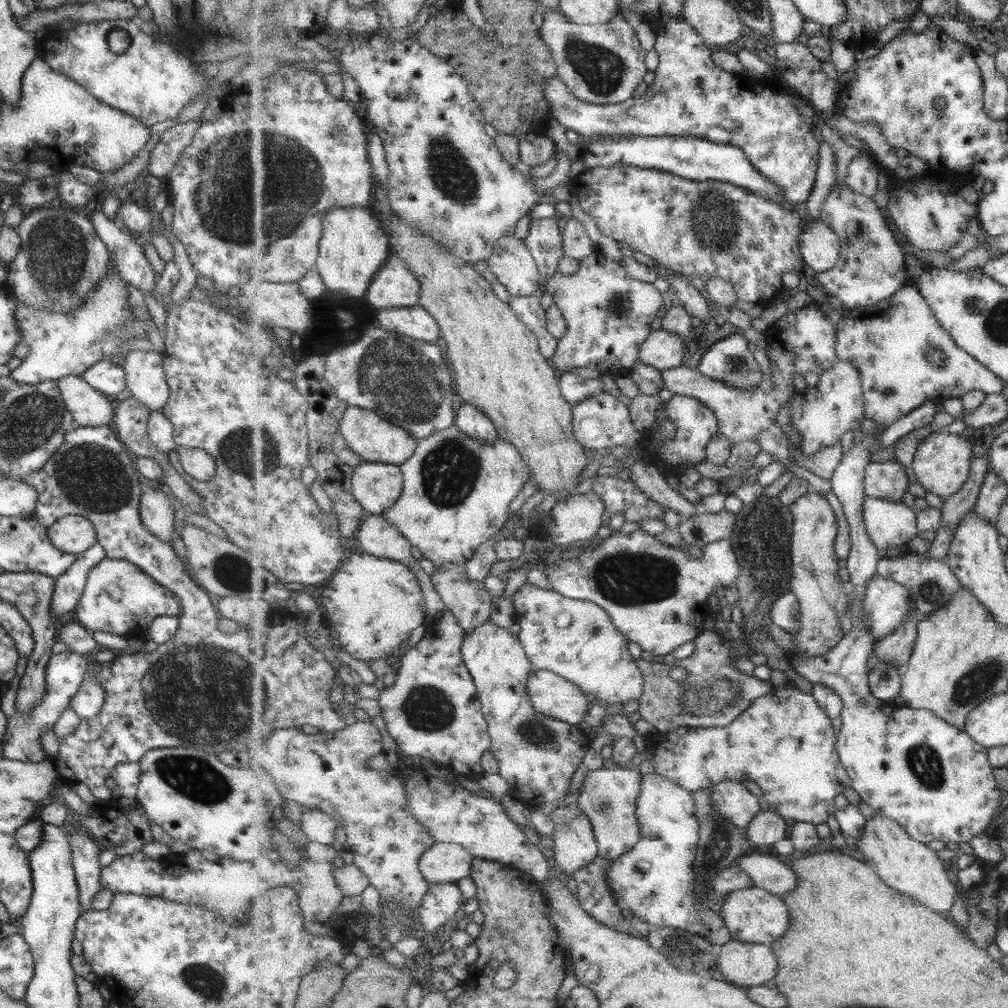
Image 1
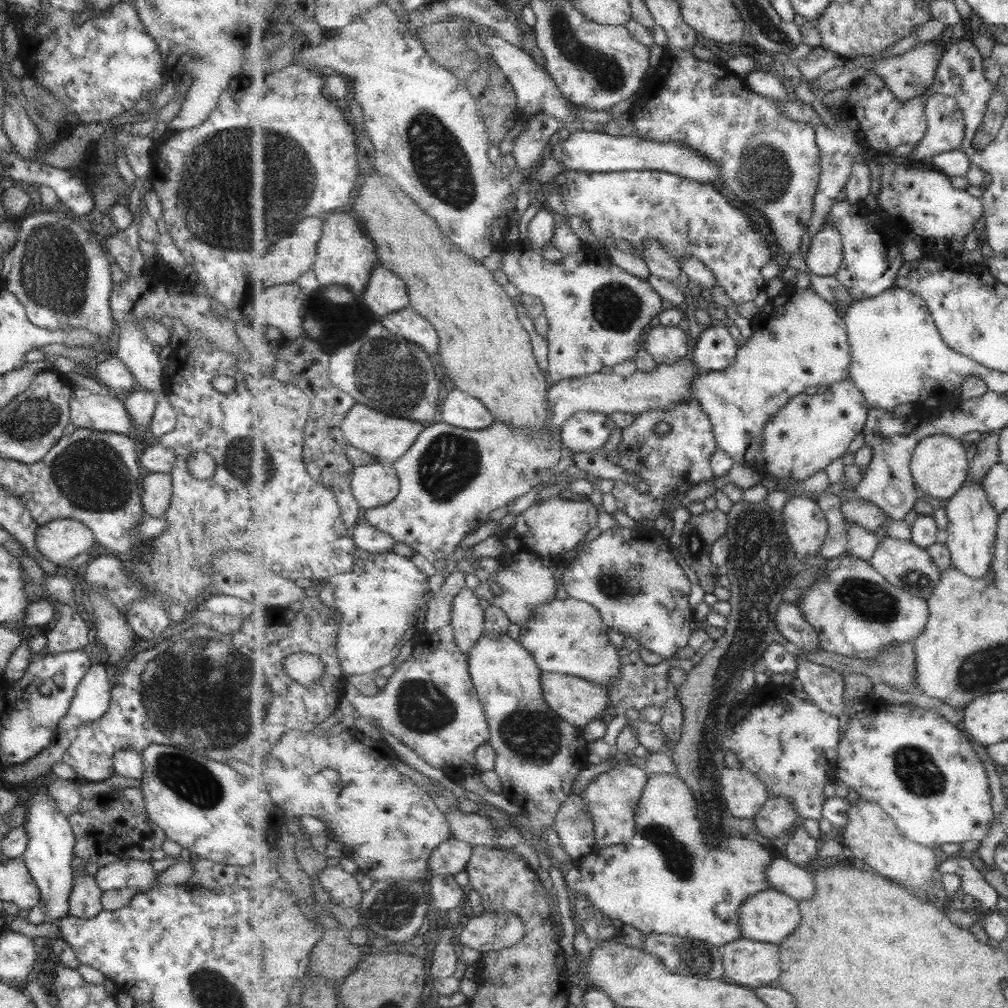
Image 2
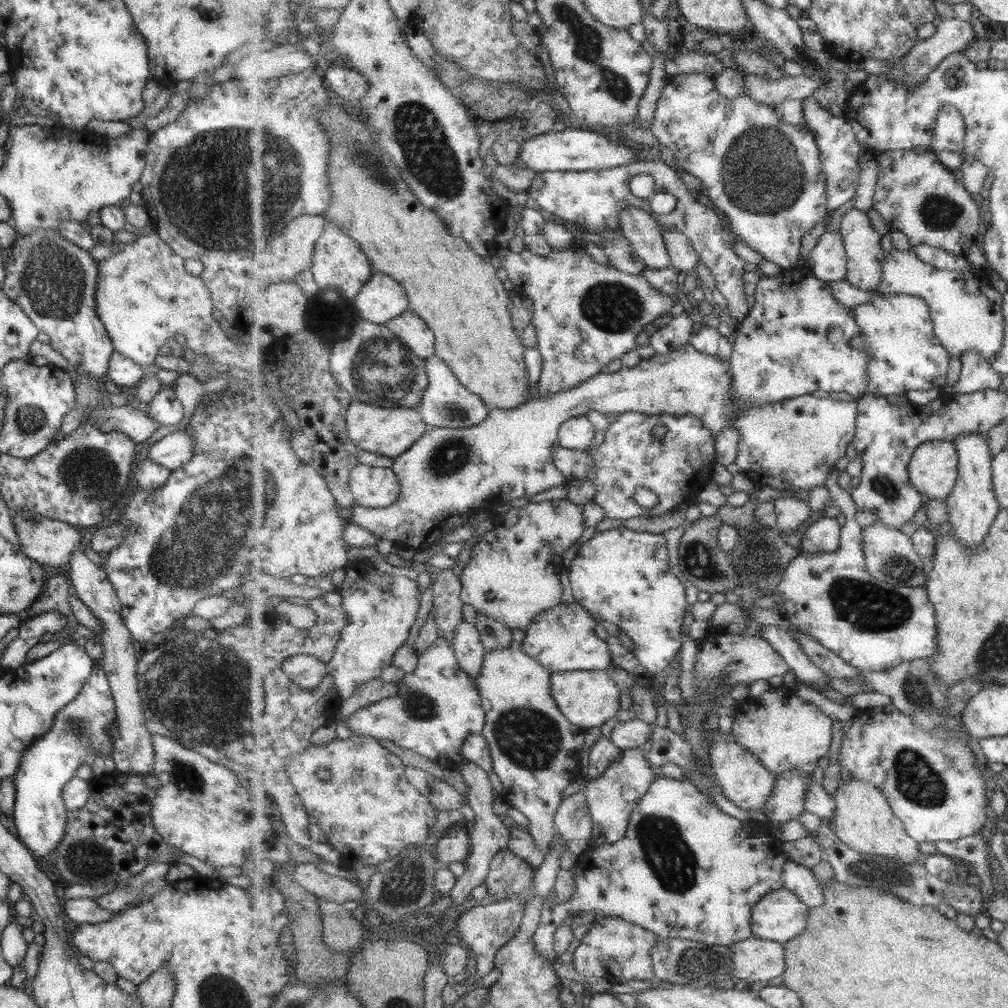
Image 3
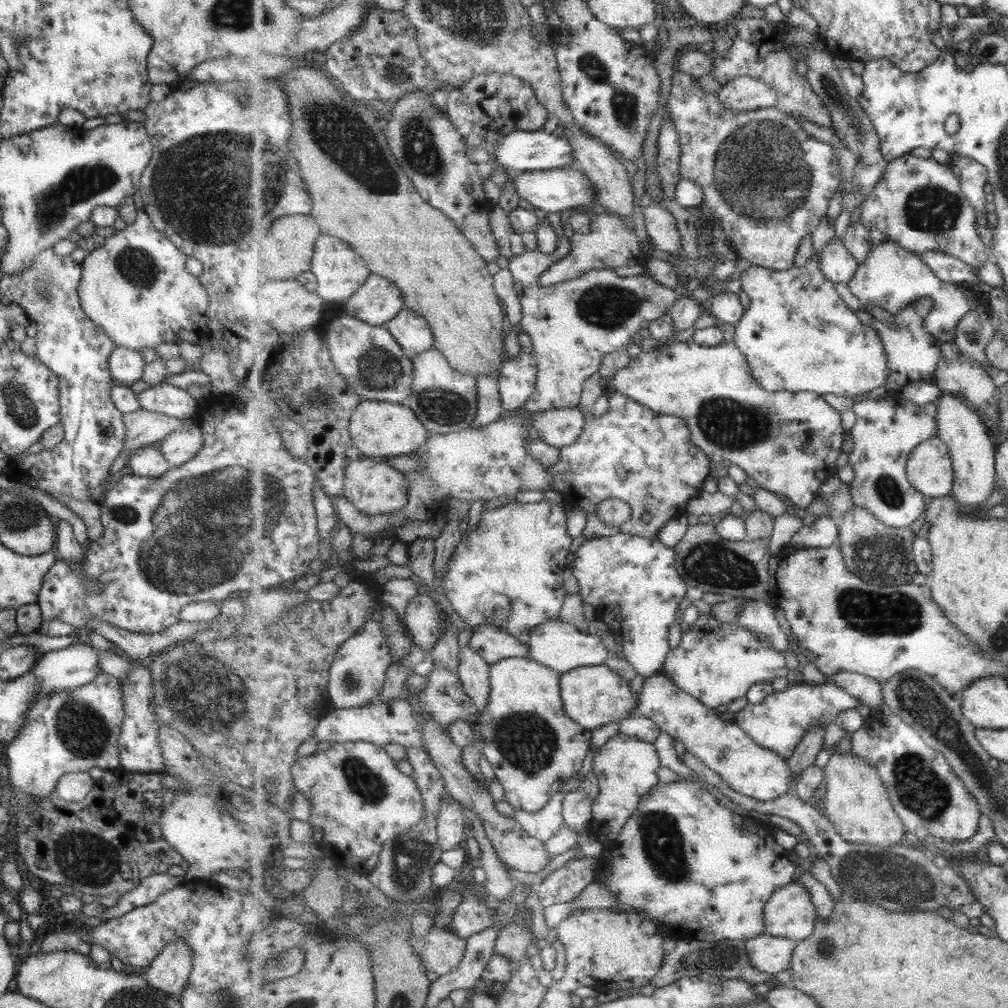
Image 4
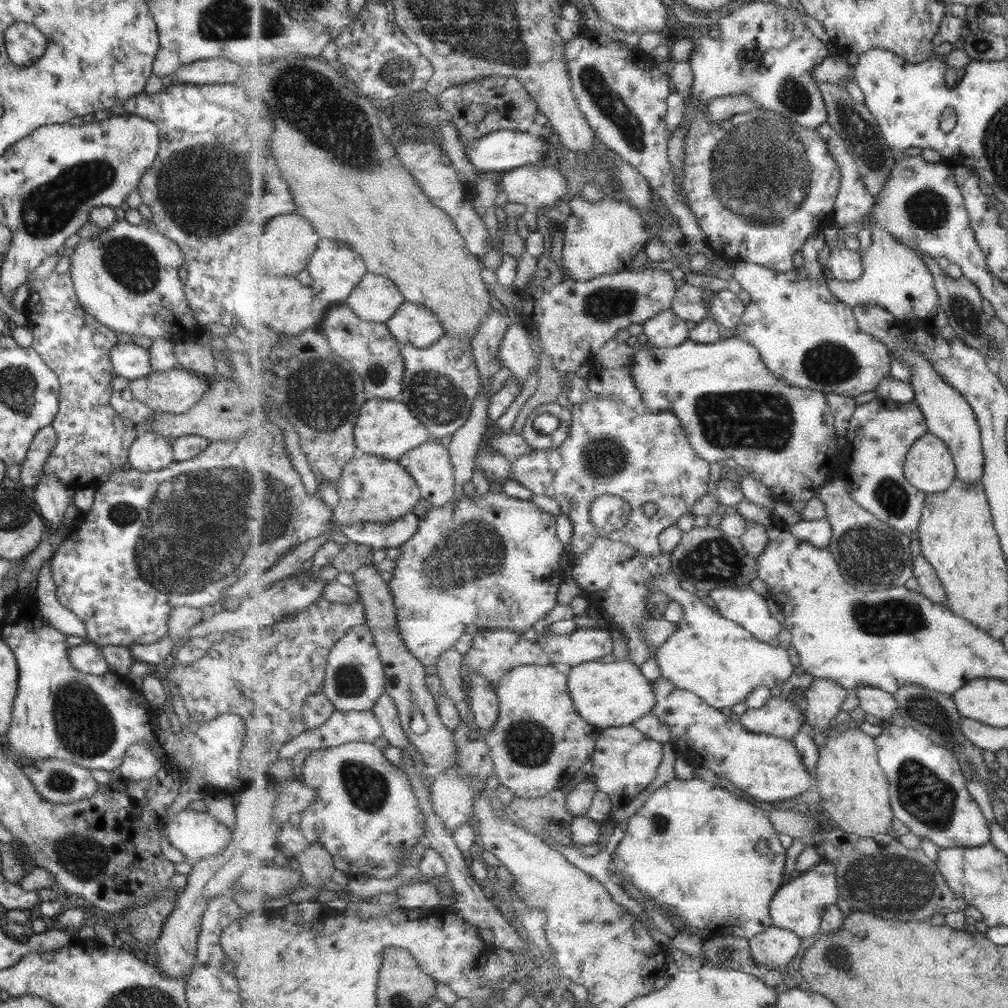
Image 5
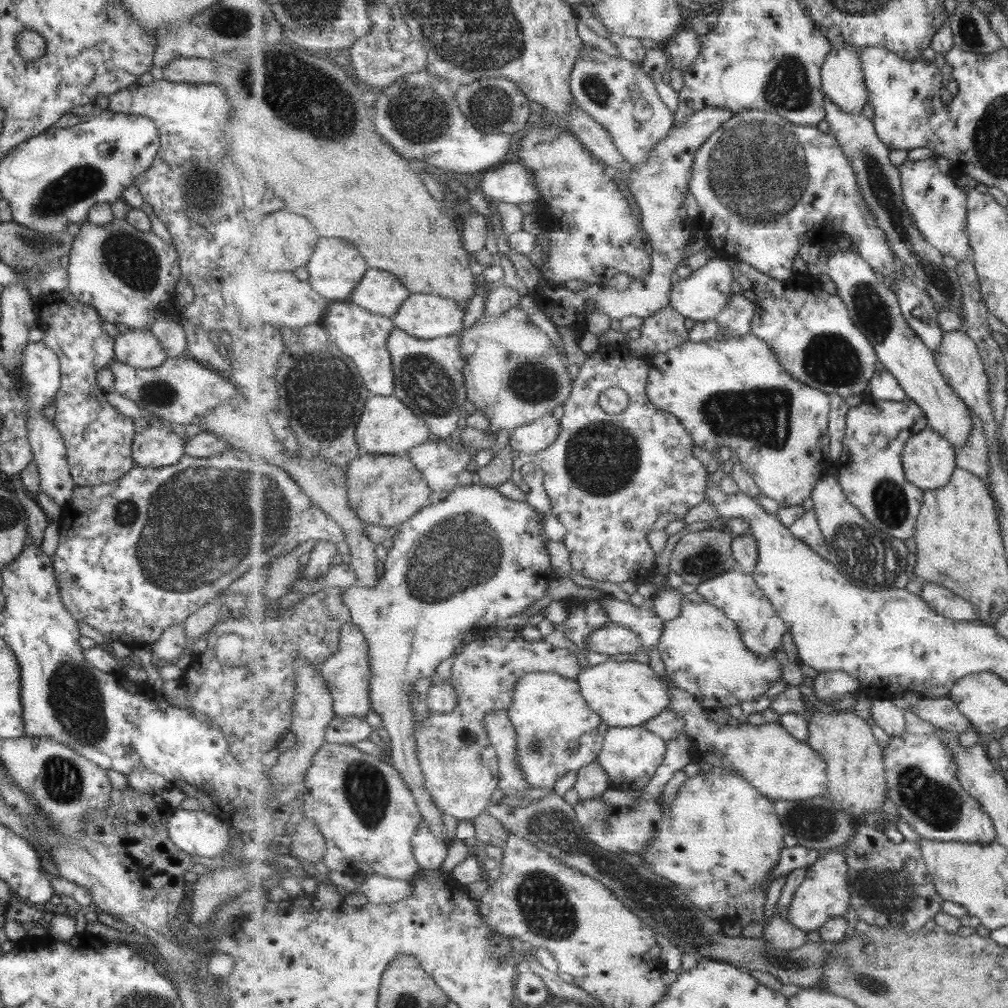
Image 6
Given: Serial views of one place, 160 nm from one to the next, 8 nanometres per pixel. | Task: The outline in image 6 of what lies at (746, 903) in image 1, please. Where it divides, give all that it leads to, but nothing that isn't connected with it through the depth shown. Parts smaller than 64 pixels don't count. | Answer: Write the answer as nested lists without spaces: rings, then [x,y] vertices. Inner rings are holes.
[[[843,848],[828,851],[808,869],[805,880],[796,890],[788,920],[803,932],[819,931],[827,921],[845,916],[852,907],[849,866],[843,855]]]

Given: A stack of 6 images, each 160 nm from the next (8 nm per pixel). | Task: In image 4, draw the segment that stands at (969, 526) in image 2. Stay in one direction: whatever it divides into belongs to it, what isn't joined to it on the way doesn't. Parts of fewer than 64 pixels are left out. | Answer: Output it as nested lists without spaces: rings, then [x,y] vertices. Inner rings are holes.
[[[948,391],[936,401],[938,406],[938,436],[947,443],[954,464],[954,490],[952,495],[961,504],[977,505],[989,500],[995,486],[999,486],[996,470],[996,445],[986,423],[967,401],[961,401]]]

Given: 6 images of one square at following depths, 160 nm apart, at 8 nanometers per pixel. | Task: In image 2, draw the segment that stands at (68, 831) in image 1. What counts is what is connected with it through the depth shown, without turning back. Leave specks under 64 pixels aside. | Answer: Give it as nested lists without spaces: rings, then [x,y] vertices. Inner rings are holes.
[[[76,867],[68,896],[68,916],[90,919],[102,909],[100,890],[92,877],[86,876],[81,867]]]

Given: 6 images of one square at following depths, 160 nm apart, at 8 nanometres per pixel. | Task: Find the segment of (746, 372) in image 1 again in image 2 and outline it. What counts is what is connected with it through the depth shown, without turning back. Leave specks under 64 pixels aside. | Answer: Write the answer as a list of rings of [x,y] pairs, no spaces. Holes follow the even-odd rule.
[[[722,323],[710,324],[698,338],[693,362],[704,374],[726,369],[737,362],[740,345]]]

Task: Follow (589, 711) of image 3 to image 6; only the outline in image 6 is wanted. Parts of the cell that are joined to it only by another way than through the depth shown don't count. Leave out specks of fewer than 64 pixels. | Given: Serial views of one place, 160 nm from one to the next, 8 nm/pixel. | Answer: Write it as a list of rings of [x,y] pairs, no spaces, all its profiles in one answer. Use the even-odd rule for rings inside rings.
[[[609,659],[597,666],[582,670],[577,682],[590,707],[597,711],[610,727],[645,725],[670,708],[670,688],[649,663],[641,661],[616,662]]]

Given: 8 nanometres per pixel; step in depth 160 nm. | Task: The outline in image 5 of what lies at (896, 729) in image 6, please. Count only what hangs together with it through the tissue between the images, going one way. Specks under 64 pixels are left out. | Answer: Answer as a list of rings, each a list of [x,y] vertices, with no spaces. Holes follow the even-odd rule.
[[[860,684],[854,690],[859,700],[859,707],[867,714],[889,723],[891,716],[898,712],[898,702],[894,695],[879,688]]]

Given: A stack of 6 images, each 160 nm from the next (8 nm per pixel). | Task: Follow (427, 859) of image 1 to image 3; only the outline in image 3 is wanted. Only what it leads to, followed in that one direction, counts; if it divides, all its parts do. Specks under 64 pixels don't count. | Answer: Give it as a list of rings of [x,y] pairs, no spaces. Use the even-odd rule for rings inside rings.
[[[450,828],[449,833],[438,840],[435,848],[439,860],[451,866],[455,862],[465,862],[472,849],[472,841],[469,832],[463,828]]]

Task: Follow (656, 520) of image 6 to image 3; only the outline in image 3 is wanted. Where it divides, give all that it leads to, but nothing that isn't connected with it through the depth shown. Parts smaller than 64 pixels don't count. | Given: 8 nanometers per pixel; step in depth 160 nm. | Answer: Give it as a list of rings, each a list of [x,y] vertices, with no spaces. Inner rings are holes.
[[[635,411],[624,412],[618,414],[616,421],[609,424],[603,442],[598,446],[587,448],[589,455],[595,459],[597,469],[589,471],[588,479],[597,487],[597,494],[594,502],[604,509],[604,516],[607,518],[615,518],[617,520],[629,520],[629,518],[637,518],[643,516],[661,516],[667,512],[675,510],[675,484],[683,482],[685,492],[693,492],[691,488],[707,484],[712,480],[712,468],[716,464],[715,458],[717,438],[714,437],[712,430],[706,427],[706,424],[698,417],[693,415],[645,415]],[[655,424],[664,425],[668,431],[661,439],[652,437],[651,428],[655,428]],[[639,488],[647,488],[656,493],[659,497],[658,504],[647,509],[639,506],[633,498],[633,494]]]

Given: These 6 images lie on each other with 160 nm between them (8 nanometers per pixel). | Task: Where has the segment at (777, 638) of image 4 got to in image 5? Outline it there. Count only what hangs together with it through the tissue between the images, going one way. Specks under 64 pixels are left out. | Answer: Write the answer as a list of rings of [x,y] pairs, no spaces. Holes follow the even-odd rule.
[[[749,585],[718,588],[705,594],[707,600],[729,620],[734,620],[761,642],[775,640],[784,625],[773,618],[767,600]]]

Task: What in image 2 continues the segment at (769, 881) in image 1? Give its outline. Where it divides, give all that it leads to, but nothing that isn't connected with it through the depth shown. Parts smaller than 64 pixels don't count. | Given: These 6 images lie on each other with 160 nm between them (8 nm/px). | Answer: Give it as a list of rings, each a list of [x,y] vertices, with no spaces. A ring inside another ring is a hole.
[[[779,856],[767,867],[772,888],[791,895],[798,901],[809,900],[816,893],[814,874],[799,868],[787,857]]]

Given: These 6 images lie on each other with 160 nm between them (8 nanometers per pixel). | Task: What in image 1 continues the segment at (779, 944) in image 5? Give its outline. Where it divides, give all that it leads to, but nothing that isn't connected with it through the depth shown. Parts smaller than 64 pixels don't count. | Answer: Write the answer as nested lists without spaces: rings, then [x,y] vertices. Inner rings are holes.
[[[731,940],[720,946],[718,967],[725,980],[742,988],[761,986],[778,976],[778,958],[766,944]]]

